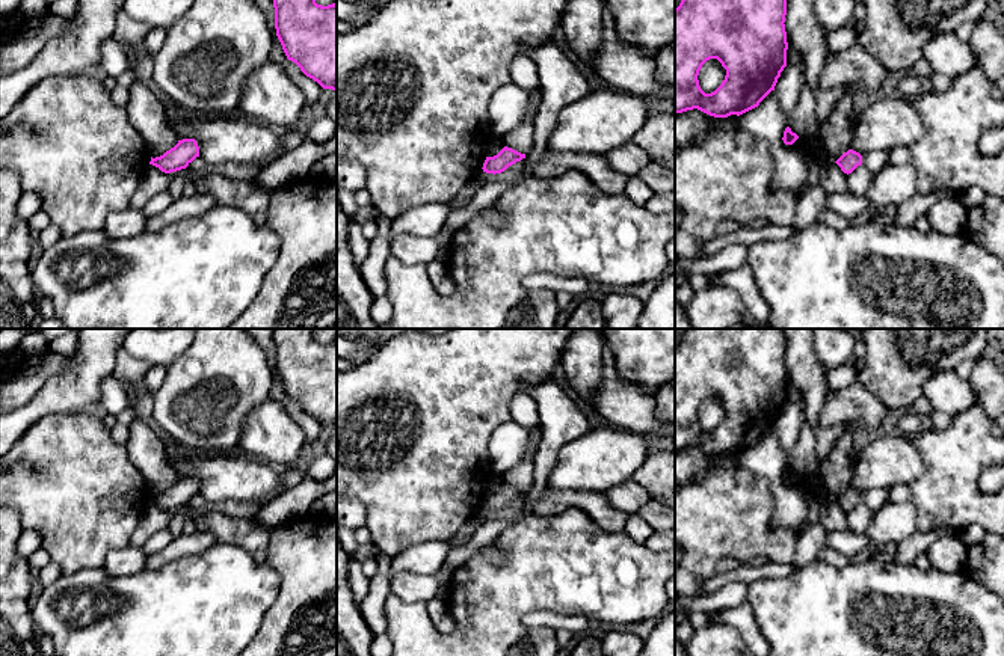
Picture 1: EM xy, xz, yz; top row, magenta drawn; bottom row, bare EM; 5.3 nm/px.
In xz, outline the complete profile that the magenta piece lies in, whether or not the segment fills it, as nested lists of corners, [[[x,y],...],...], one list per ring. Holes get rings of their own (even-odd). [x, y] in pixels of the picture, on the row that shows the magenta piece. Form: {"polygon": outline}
{"polygon": [[[504,146],[497,155],[486,157],[482,169],[486,173],[501,173],[509,166],[515,164],[516,161],[521,161],[522,158],[525,158],[525,154]]]}

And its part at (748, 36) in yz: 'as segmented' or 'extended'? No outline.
as segmented

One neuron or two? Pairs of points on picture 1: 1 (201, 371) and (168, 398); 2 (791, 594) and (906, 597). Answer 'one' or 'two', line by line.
1: one
2: one

